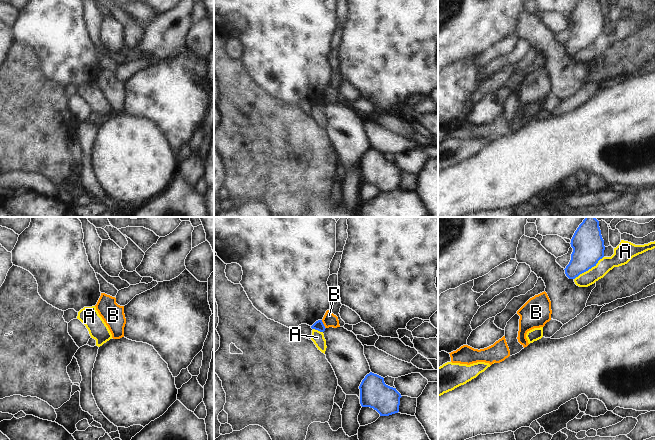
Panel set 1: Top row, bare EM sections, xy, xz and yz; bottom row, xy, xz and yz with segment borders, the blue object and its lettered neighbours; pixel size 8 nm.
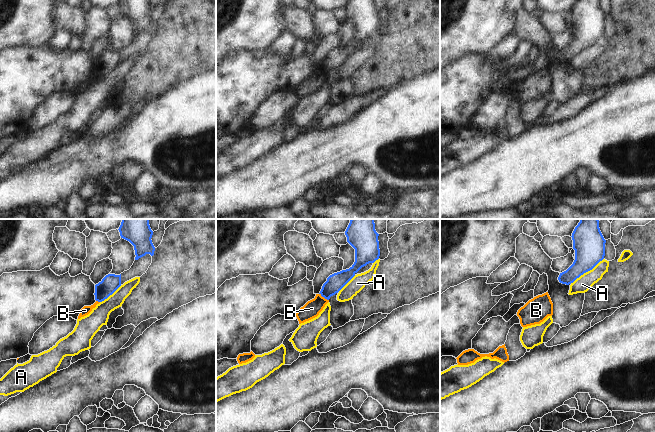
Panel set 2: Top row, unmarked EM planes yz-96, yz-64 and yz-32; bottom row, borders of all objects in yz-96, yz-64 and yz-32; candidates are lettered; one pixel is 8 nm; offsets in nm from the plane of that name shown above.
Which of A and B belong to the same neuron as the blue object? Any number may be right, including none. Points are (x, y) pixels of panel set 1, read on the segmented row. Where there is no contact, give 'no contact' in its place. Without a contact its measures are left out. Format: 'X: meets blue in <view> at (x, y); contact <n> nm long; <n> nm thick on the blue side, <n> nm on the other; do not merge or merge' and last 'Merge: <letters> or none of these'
A: meets blue in yz at (588, 269); contact 300 nm long; 260 nm thick on the blue side, 120 nm on the other; do not merge
B: meets blue in xz at (323, 324); contact 80 nm long; 80 nm thick on the blue side, 110 nm on the other; do not merge
Merge: none of these

